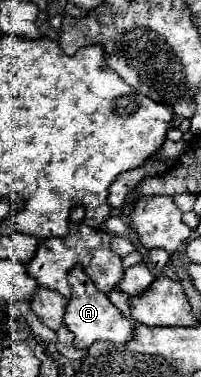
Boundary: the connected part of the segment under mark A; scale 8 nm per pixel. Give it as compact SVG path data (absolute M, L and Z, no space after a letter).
M76 265L68 273L68 283L72 289L72 297L66 305L64 323L74 333L74 347L88 349L94 341L110 341L110 343L126 343L134 337L134 321L126 319L110 301L108 295L98 291L94 281L84 273L82 265Z

